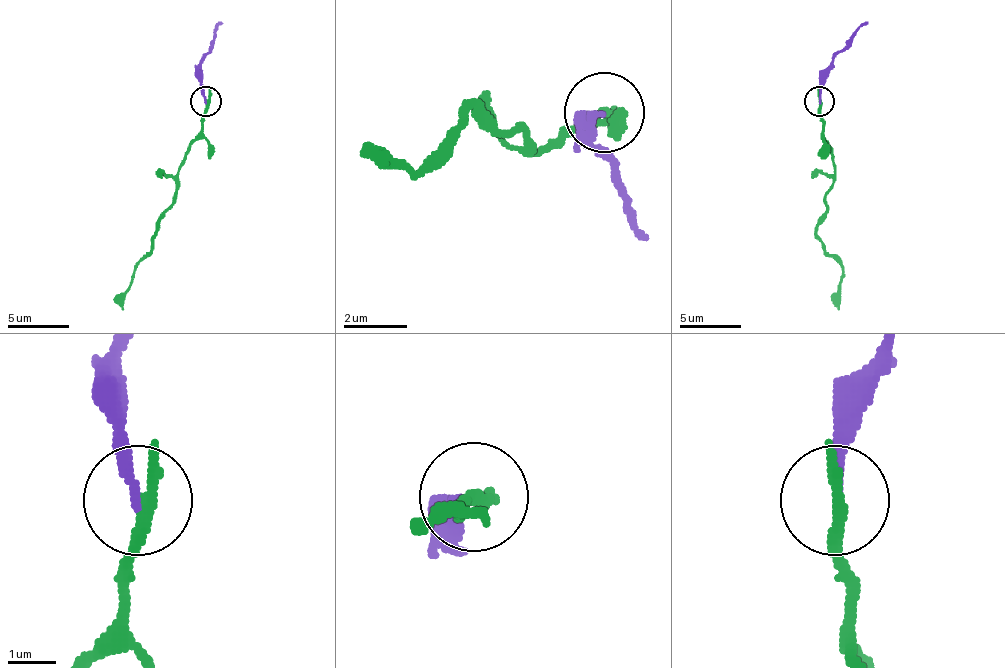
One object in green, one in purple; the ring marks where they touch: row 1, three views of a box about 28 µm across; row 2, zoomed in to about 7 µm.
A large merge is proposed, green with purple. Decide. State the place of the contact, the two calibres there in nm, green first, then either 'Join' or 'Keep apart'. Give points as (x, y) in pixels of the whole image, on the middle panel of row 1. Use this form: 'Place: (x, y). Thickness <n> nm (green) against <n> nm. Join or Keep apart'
Place: (604, 112). Thickness 320 nm (green) against 200 nm. Keep apart

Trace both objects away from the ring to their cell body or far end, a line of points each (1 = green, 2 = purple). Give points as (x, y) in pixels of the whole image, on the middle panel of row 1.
1: (606, 110), (550, 150), (534, 150), (478, 110), (478, 102), (470, 118), (414, 174), (382, 158)
2: (606, 110), (590, 142), (646, 238)

